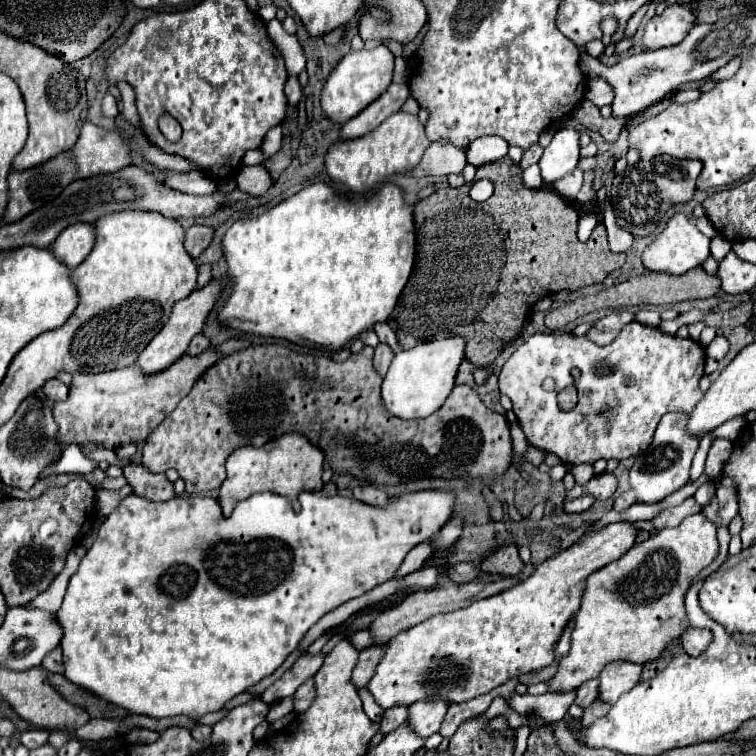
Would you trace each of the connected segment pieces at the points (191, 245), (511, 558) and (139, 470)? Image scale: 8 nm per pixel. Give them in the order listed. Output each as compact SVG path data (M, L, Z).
M192 226L186 230L186 250L192 258L198 258L212 242L214 238L214 228L208 228L208 226Z
M510 544L510 546L502 546L496 552L492 552L492 556L488 556L480 568L482 572L490 572L490 574L514 576L514 574L520 574L524 564L518 558L518 546Z
M126 464L124 476L134 488L134 494L146 500L170 500L176 496L172 482L164 474L152 474L142 464Z

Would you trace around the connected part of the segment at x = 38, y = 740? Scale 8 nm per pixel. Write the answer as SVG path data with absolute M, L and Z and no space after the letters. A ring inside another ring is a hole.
M28 730L28 732L24 732L24 734L20 736L20 740L22 740L22 744L24 744L28 750L34 750L34 748L46 744L46 742L48 742L48 736L50 736L48 730Z

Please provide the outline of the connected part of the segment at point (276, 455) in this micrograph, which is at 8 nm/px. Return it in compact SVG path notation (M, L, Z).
M282 434L280 438L266 442L260 448L248 446L238 448L226 462L228 478L220 486L218 502L222 506L222 514L230 516L234 506L240 500L250 498L256 492L274 492L290 498L296 512L300 510L298 494L302 490L320 490L322 488L322 462L324 454L320 448L312 446L304 434Z

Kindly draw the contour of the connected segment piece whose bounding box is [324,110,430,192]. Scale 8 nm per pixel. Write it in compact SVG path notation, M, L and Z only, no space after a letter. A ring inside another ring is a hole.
M396 112L384 120L376 130L358 138L358 140L338 140L328 148L324 158L326 172L334 182L348 186L352 192L366 192L378 182L388 180L392 174L404 174L408 168L414 168L424 150L430 146L430 140L424 134L424 124L418 116L408 112Z

